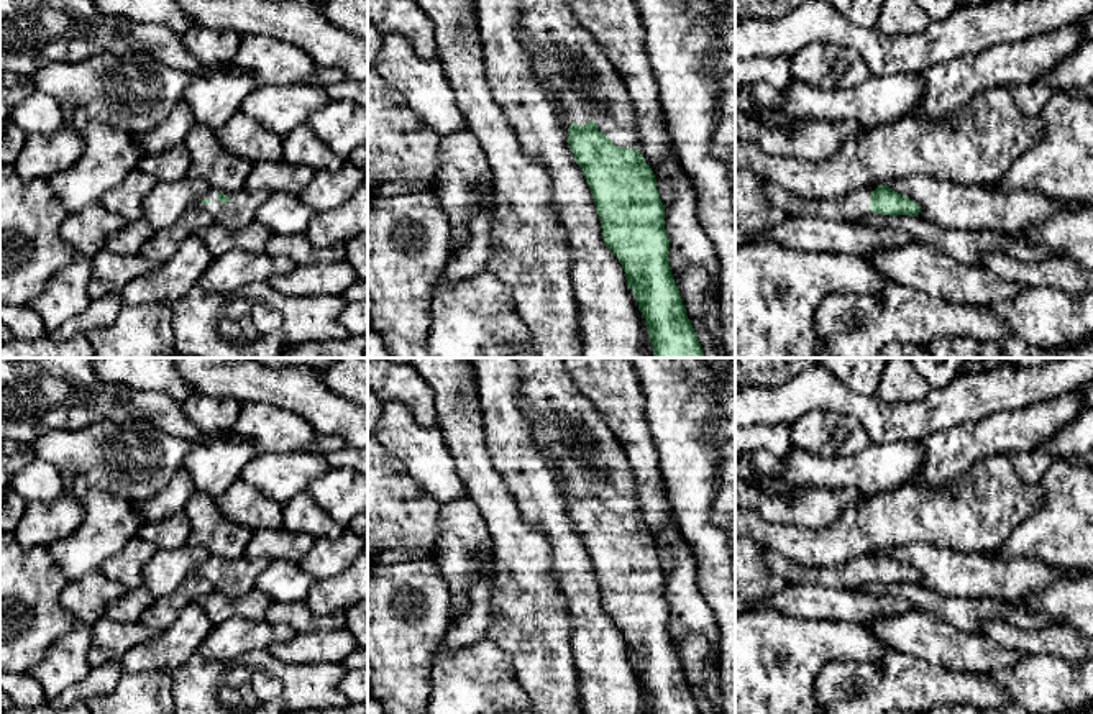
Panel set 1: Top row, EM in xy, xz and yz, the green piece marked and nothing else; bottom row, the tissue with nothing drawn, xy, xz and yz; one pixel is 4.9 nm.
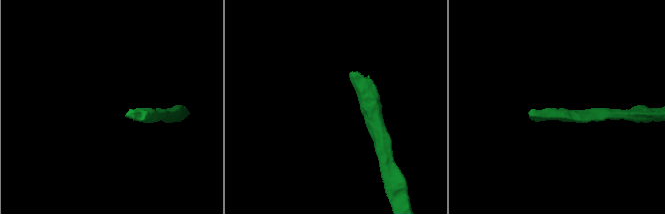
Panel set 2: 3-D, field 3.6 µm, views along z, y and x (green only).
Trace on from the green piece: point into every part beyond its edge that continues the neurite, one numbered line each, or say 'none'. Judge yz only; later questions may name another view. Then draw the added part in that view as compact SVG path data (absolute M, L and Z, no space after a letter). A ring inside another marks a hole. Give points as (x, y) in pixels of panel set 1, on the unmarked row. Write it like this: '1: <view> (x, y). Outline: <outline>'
1: yz (855, 573). Outline: M765 548L768 568L788 584L822 584L827 588L860 589L870 578L870 560L857 558L842 566L811 568L786 560L781 553Z

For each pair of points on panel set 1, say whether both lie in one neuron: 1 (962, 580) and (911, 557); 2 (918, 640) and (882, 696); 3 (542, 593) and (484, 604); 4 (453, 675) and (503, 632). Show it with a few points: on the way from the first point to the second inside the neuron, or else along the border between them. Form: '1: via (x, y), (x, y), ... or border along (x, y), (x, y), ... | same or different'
1: via (949, 573), (924, 558) | same
2: border along (888, 647), (946, 668) | different
3: border along (496, 565), (499, 585), (486, 637) | different
4: border along (488, 637), (507, 655), (514, 673) | different

